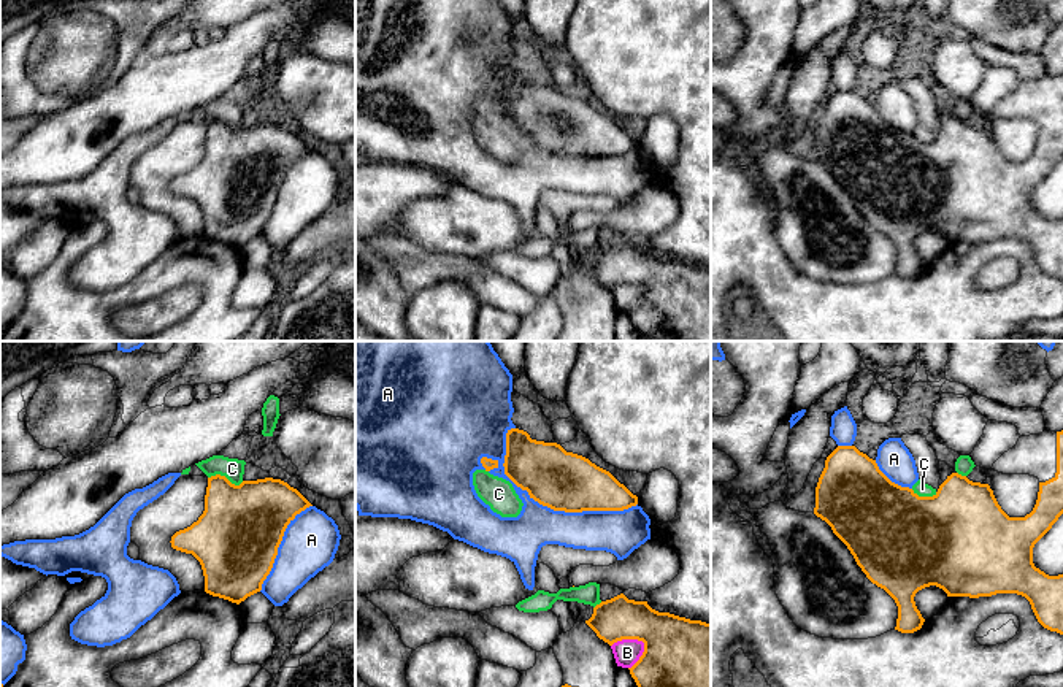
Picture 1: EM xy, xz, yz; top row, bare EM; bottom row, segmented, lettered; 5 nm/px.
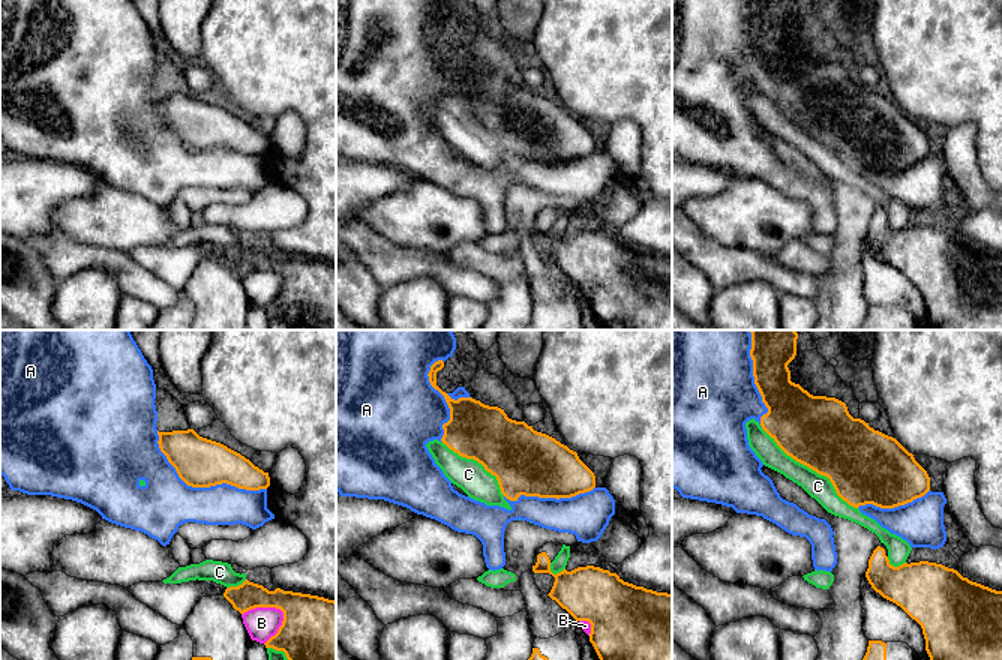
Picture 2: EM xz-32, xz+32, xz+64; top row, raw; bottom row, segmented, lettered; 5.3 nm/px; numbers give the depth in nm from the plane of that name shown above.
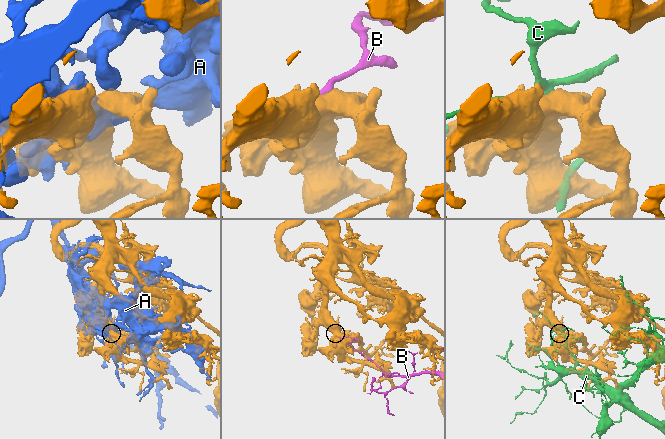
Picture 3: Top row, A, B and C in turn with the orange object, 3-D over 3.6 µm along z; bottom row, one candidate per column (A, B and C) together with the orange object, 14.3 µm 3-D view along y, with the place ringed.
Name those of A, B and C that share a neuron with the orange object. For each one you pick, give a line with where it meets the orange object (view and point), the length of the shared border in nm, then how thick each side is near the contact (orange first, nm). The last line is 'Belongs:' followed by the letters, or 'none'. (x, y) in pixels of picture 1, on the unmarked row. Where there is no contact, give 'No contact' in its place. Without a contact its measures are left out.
Belongs: none

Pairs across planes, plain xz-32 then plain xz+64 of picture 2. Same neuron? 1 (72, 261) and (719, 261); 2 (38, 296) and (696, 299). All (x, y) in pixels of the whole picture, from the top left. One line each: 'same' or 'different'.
1: same
2: same

